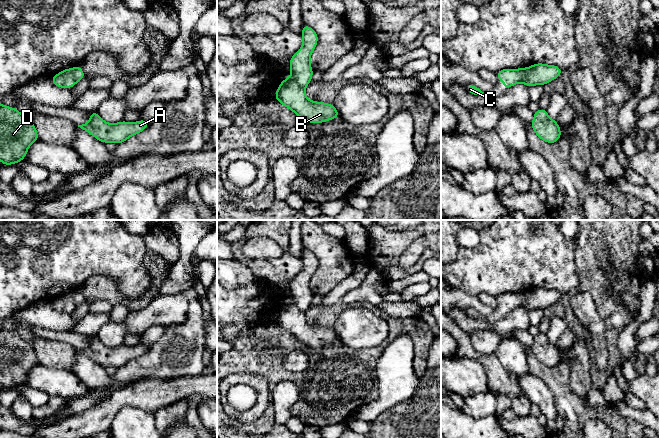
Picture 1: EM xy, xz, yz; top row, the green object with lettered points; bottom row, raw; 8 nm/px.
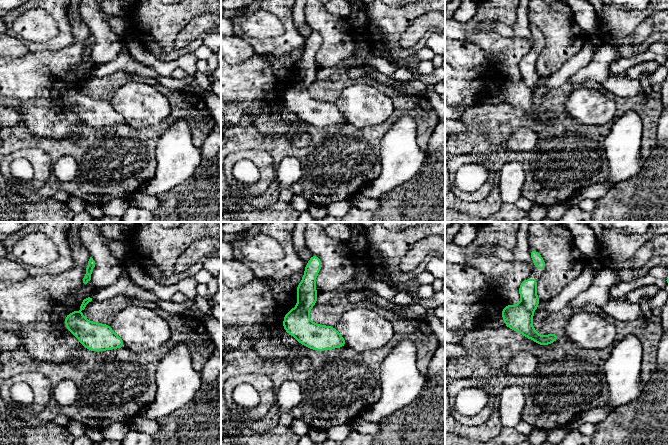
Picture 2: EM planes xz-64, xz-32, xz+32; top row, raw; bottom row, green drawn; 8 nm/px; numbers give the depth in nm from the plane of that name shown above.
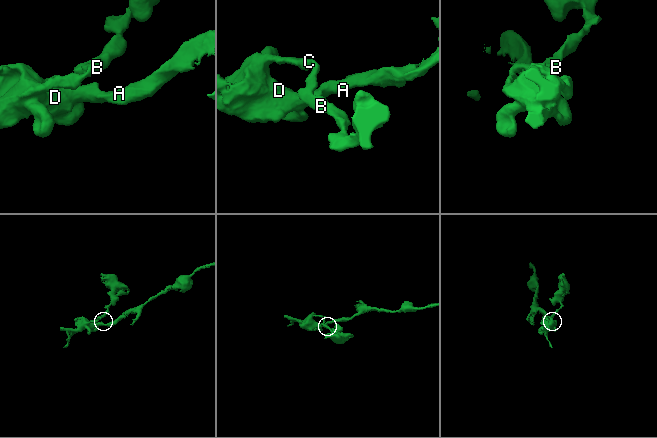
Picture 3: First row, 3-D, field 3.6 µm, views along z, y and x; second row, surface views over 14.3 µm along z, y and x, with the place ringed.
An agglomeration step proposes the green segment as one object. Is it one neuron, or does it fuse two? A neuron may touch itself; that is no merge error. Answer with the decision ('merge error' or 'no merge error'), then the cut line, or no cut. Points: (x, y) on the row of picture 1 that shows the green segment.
merge error; cut in yz along (529, 68), (527, 78), (523, 82)

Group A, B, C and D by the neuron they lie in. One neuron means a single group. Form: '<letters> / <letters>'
A C D / B

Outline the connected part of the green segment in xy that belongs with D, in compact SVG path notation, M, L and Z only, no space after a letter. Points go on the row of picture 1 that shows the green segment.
M0 104L0 161L5 166L21 162L29 146L39 139L30 118Z

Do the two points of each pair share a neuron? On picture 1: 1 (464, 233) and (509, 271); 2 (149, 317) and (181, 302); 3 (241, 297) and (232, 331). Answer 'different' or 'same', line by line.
1: different
2: same
3: same

